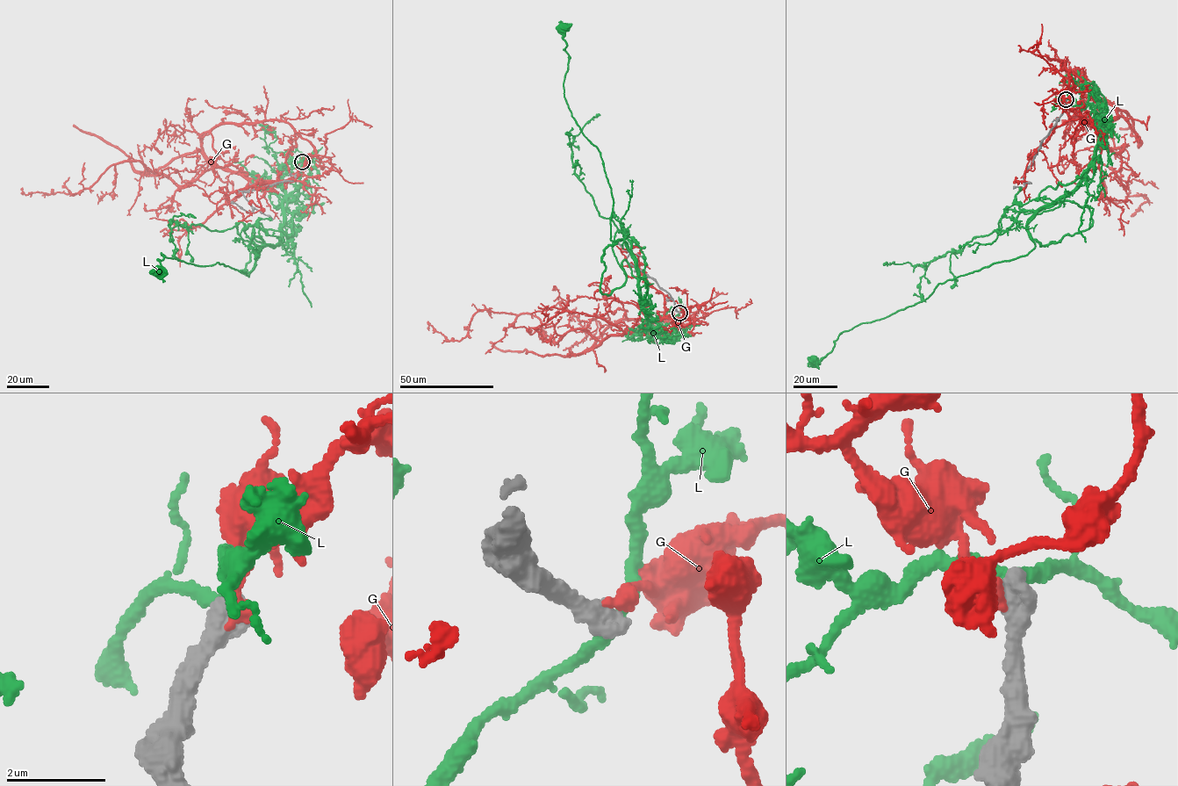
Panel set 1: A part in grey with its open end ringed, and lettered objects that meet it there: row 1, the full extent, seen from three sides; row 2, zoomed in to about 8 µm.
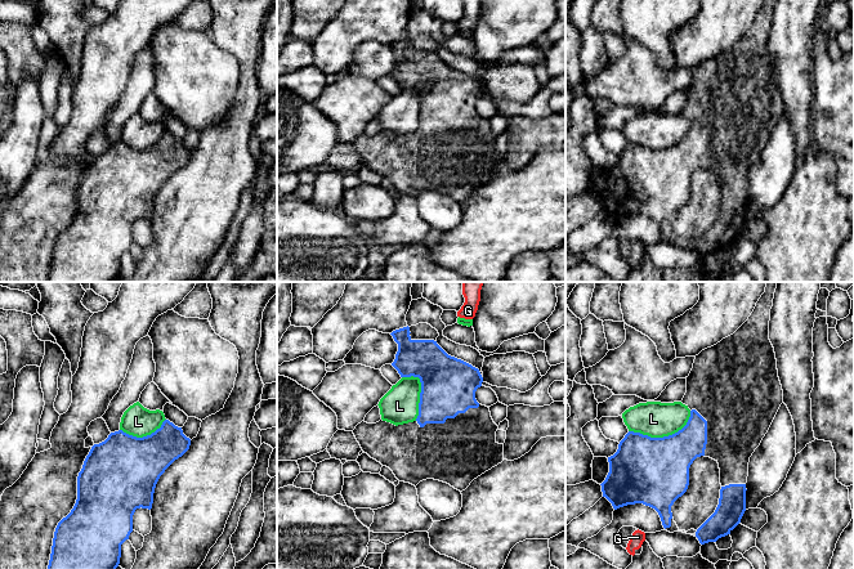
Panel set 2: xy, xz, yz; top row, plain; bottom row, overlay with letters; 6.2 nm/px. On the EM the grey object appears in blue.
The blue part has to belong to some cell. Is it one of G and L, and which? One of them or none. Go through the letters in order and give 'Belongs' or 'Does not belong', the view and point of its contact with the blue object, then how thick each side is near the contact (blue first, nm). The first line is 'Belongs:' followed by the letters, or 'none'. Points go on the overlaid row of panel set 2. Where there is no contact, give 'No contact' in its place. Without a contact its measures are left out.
Belongs: none
G: Does not belong. No contact
L: Does not belong. Touches blue at yz (664, 437). Thickness 440 nm (blue) against 220 nm

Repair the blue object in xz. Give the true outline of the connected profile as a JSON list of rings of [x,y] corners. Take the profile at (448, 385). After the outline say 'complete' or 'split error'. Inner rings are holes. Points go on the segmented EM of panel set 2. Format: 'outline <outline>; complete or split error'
outline [[[410,327],[393,331],[390,335],[398,344],[398,351],[392,366],[401,377],[419,377],[421,382],[419,416],[413,422],[393,425],[380,420],[376,424],[362,421],[353,434],[362,451],[371,458],[389,467],[399,481],[417,485],[426,479],[434,479],[450,484],[462,492],[470,483],[504,461],[504,444],[496,442],[498,426],[491,417],[489,408],[475,399],[475,391],[482,386],[483,377],[478,368],[448,355],[434,340],[412,340]]]; split error

